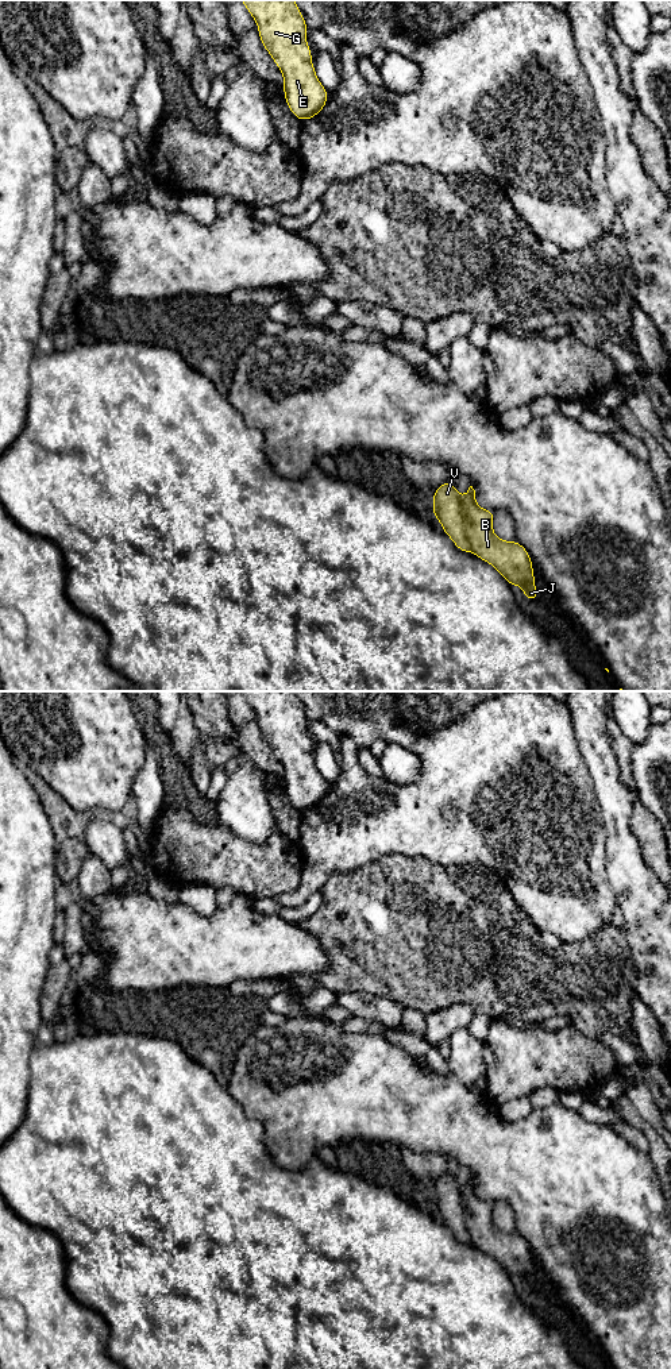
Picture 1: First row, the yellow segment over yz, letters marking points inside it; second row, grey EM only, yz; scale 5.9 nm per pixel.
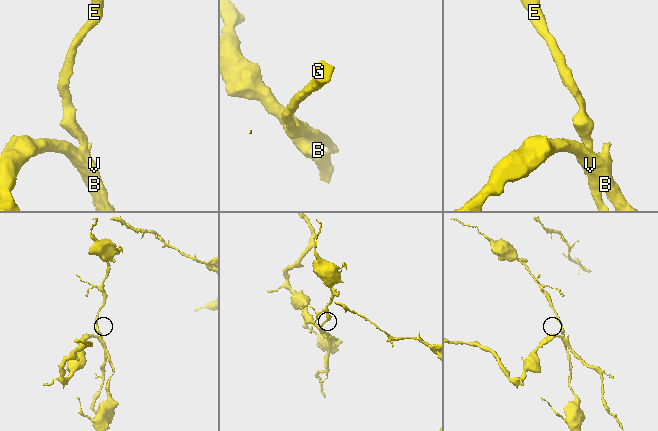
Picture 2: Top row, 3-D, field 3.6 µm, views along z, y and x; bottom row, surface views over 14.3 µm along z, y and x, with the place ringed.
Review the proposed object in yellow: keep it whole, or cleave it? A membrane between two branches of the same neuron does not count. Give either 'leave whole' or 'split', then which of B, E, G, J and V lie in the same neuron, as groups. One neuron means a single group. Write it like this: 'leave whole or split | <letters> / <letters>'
split | B J / E G V

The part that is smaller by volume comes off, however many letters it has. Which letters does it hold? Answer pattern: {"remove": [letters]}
{"remove": ["B", "J"]}

